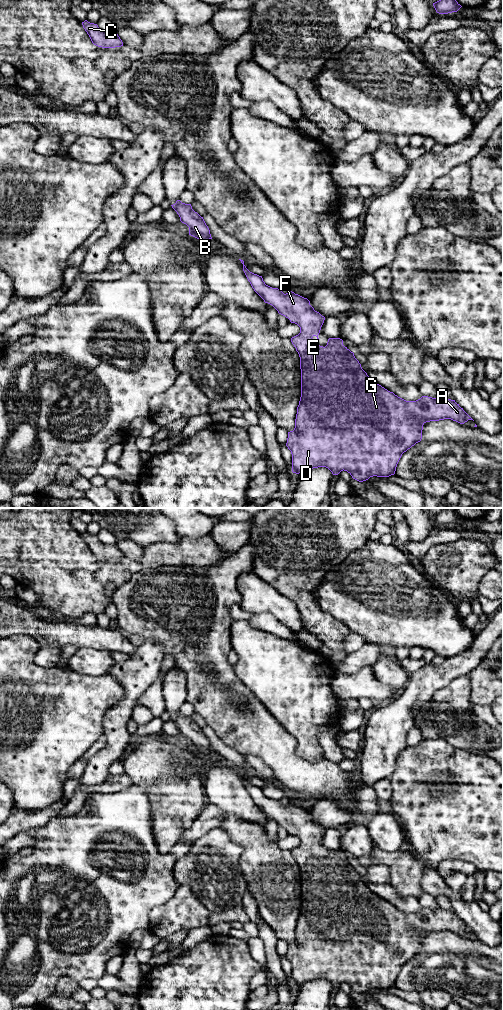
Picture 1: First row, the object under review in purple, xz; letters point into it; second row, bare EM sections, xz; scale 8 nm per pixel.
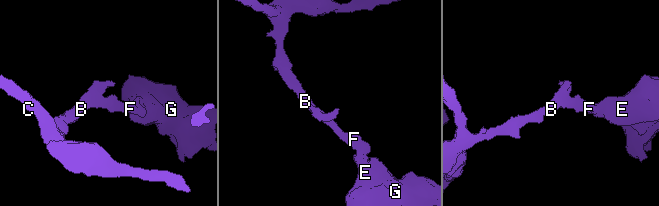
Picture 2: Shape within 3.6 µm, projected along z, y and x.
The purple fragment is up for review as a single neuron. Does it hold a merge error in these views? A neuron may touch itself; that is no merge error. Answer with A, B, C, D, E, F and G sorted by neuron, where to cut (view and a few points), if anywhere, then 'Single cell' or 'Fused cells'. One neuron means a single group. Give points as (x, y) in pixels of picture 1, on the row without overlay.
Groups: A B C D E F G. No split. Single cell

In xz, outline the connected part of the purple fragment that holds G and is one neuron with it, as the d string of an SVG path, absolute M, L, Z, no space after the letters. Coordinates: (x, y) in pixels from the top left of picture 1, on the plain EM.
M239 771L243 776L243 783L250 794L254 803L264 812L265 815L272 817L279 826L285 828L290 832L291 835L295 835L300 839L300 845L291 850L291 854L296 860L296 863L300 869L300 881L301 881L301 909L299 913L299 917L297 919L297 926L295 931L295 940L293 943L288 944L288 950L286 958L291 963L292 966L292 984L299 986L305 984L307 982L318 980L318 979L326 979L328 980L333 987L338 987L341 983L347 983L353 991L363 994L368 992L370 989L389 989L395 986L397 976L404 964L414 958L416 955L420 954L422 951L422 942L423 937L426 934L430 933L439 933L444 931L451 931L460 936L464 936L468 932L473 932L464 922L455 914L455 912L451 912L442 908L438 908L436 910L422 908L420 911L416 913L406 913L393 904L388 903L381 897L377 896L374 892L372 892L367 885L362 881L361 876L355 870L354 865L351 864L347 859L343 857L343 852L340 850L329 850L327 857L325 859L320 857L313 856L313 848L317 849L317 853L319 852L318 847L320 845L321 839L324 835L325 829L322 828L319 824L315 823L314 820L310 817L310 813L307 810L304 810L298 806L295 806L291 802L284 806L278 800L272 800L265 796L262 788L254 786L250 784L246 778L244 777L244 773Z

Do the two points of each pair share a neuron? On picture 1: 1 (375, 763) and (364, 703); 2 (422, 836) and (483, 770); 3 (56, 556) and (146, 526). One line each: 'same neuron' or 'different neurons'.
1: different neurons
2: same neuron
3: different neurons

